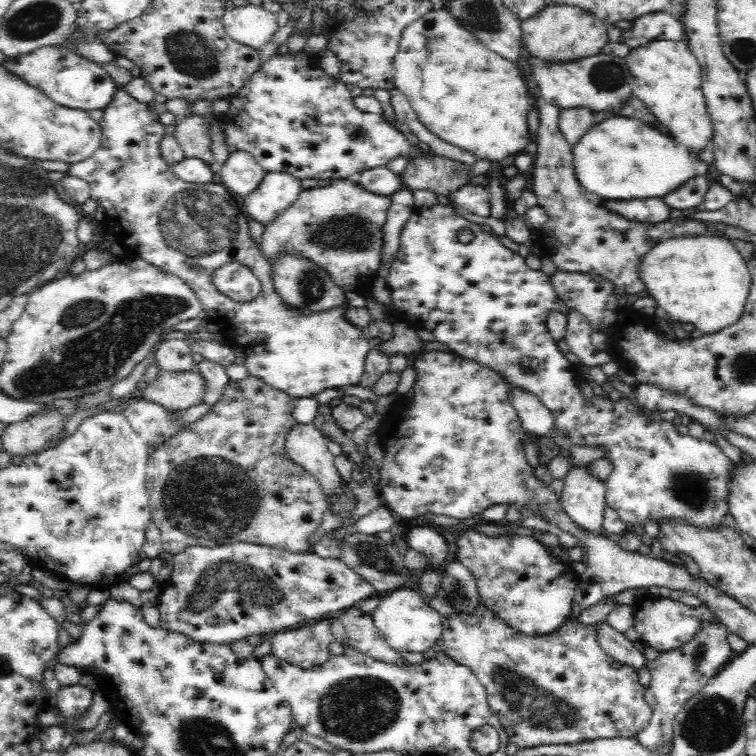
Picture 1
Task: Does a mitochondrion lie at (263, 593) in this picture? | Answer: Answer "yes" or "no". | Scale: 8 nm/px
yes

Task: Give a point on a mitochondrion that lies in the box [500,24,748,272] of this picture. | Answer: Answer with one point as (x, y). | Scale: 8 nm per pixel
(607, 75)

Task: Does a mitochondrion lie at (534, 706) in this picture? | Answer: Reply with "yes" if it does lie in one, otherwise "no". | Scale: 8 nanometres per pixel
yes

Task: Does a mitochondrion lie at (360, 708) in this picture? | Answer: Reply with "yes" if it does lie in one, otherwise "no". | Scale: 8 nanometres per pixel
yes

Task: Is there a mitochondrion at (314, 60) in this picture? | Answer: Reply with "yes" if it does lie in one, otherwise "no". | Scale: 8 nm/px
no

